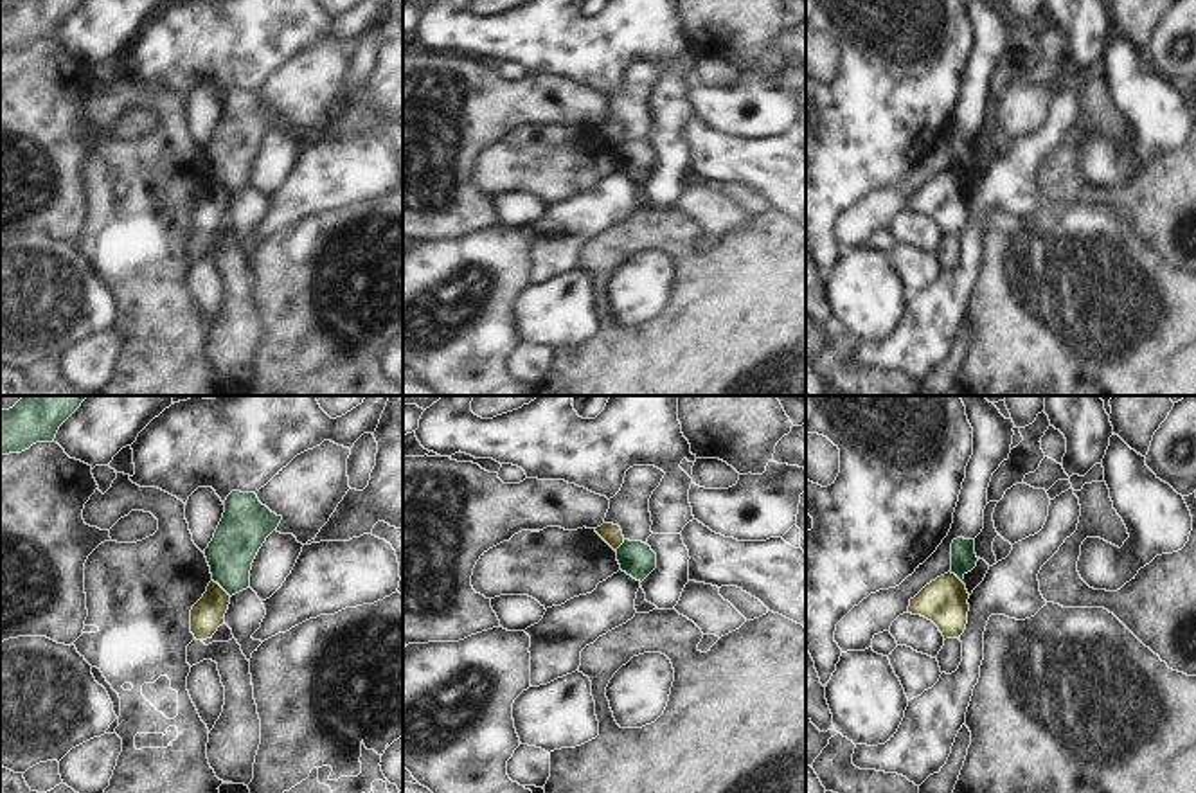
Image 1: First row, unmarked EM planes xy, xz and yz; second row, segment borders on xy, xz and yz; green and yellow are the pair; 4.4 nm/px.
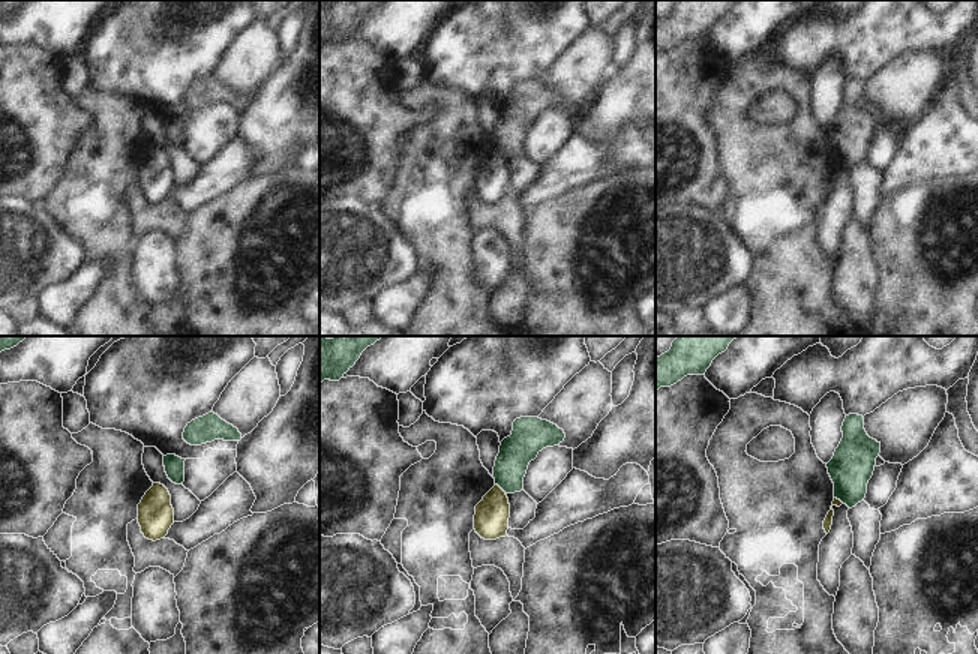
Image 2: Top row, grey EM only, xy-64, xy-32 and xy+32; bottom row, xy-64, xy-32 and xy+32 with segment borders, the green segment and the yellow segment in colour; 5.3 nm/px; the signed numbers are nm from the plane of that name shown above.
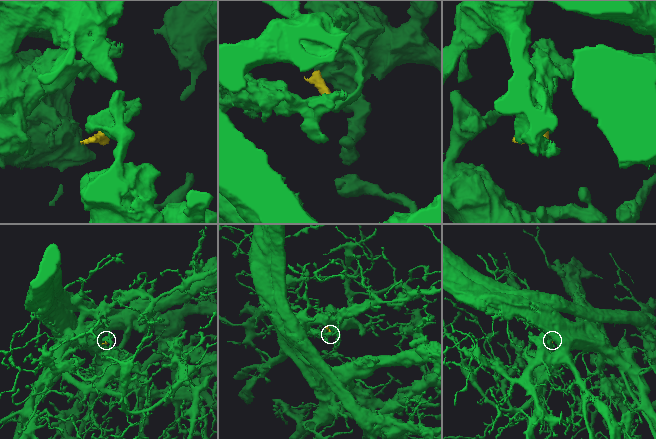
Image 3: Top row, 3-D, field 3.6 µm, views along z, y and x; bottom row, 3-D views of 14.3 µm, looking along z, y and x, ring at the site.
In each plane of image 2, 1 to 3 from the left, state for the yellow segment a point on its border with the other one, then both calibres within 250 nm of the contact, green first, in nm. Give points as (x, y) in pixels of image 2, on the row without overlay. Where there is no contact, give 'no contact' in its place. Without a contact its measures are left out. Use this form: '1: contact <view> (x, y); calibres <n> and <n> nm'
1: no contact
2: contact xy-32 (501, 152); calibres 180 and 190 nm
3: contact xy+32 (839, 162); calibres 240 and 40 nm

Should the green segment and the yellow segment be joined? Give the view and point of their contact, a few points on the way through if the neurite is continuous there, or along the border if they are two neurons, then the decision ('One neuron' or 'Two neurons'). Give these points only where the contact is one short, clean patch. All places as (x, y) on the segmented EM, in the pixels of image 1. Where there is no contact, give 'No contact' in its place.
Touches green at xy (222, 587). Boundary: xy (213, 579), (231, 596). Two neurons.

